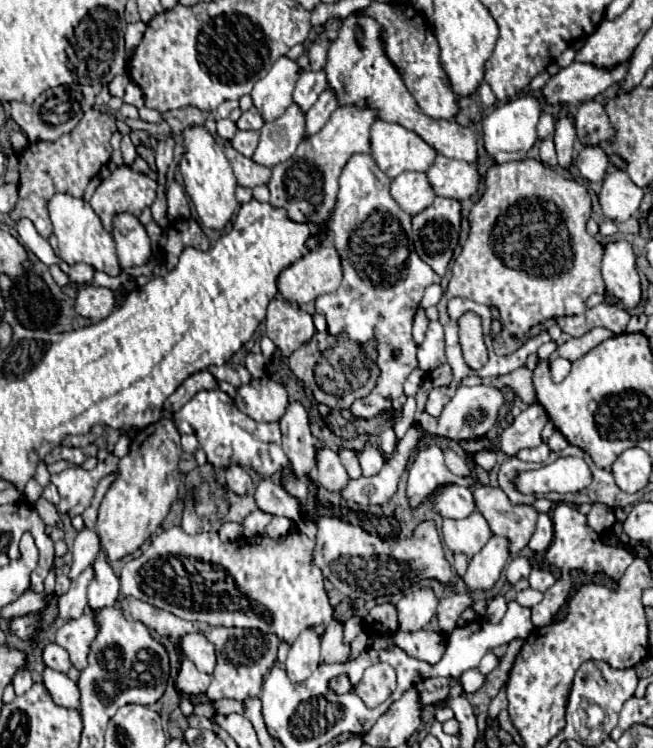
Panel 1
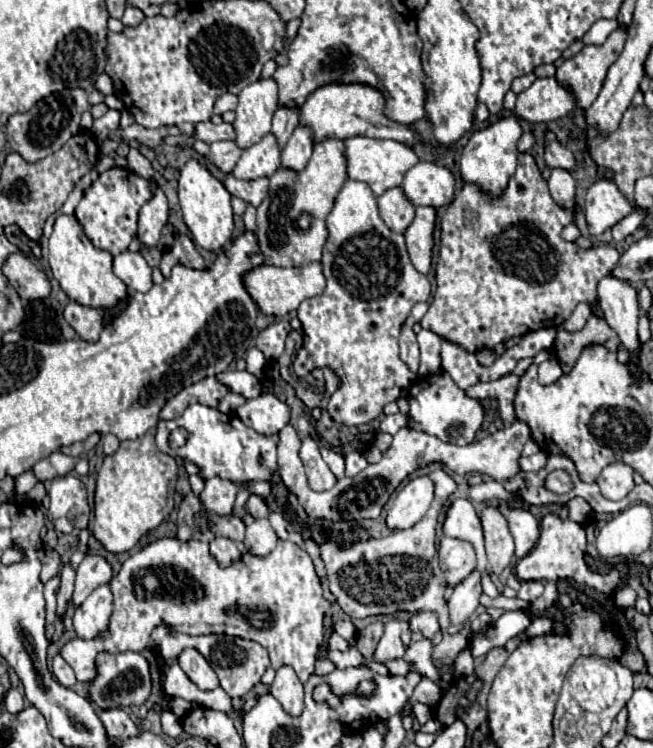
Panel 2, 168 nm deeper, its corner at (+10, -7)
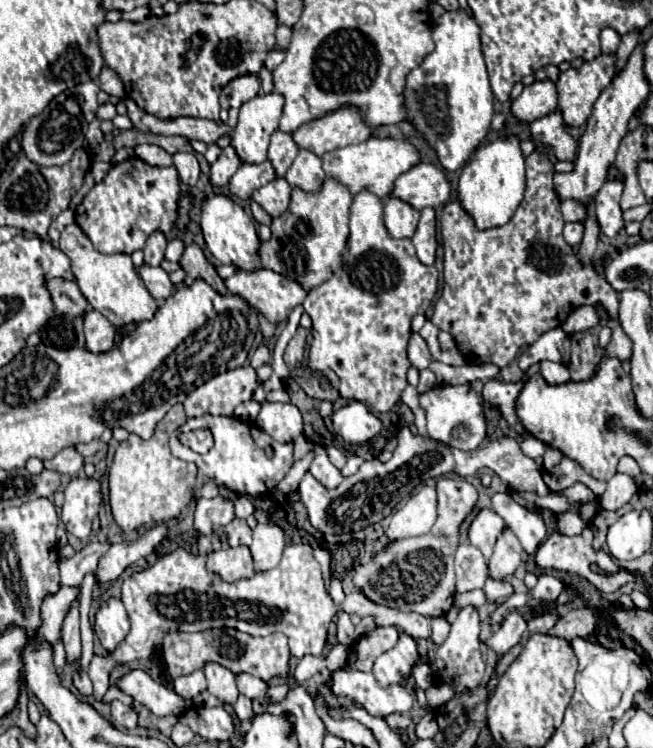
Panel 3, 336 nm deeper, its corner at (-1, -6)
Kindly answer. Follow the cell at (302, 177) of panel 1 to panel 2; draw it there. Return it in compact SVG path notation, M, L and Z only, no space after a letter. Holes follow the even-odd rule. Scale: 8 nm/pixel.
M329 138L313 148L313 156L305 170L291 172L279 168L269 178L269 196L257 208L257 242L267 266L295 268L321 260L321 252L329 236L325 218L331 212L333 202L347 180L347 164L343 152L343 142ZM301 216L307 216L309 224L297 224Z

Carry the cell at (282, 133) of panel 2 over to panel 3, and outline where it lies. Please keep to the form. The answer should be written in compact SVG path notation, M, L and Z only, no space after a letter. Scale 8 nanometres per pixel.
M276 131L272 135L272 143L268 149L268 159L272 161L274 169L276 169L276 177L284 177L284 173L288 171L288 167L292 165L294 157L298 155L298 145L292 139L292 133L284 133L284 131Z

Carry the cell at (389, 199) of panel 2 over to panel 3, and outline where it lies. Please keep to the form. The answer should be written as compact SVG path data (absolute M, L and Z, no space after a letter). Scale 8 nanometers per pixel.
M386 199L384 207L384 223L392 237L412 237L420 219L420 211L408 207L408 203L400 203L400 199Z

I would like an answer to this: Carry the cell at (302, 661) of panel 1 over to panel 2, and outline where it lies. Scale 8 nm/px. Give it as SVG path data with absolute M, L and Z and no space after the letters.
M285 666L277 670L275 682L269 686L269 694L279 700L289 716L301 716L303 712L303 684L299 682L293 668Z

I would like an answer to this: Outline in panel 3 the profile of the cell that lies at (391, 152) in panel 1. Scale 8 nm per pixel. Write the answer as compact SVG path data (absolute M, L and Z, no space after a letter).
M370 137L368 141L324 153L322 163L324 163L322 167L324 167L326 175L338 179L340 183L344 183L350 189L352 195L356 195L362 189L368 189L374 195L378 195L380 199L386 199L392 193L392 183L396 183L396 179L404 171L408 171L416 163L420 163L420 151L412 143L402 141L402 139Z

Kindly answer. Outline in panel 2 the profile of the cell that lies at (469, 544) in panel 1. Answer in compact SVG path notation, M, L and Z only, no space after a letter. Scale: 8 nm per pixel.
M443 536L441 546L439 546L439 562L447 578L447 584L453 588L475 570L473 546L469 542Z

